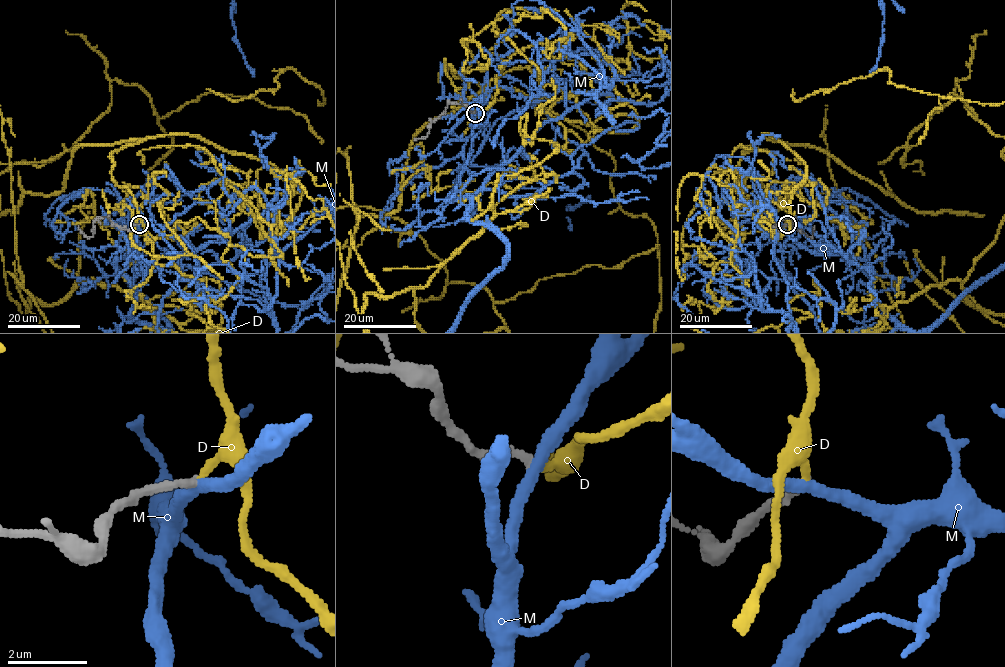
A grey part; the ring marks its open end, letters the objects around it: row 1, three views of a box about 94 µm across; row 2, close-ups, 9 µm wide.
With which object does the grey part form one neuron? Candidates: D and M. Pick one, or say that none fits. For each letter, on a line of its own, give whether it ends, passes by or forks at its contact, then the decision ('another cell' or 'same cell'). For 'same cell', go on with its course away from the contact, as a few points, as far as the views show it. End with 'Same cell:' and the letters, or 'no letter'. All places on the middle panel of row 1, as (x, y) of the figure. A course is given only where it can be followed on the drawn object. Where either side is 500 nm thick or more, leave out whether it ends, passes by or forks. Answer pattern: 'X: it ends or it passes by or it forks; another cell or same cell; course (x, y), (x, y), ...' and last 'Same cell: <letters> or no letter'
D: it ends; same cell; course (475, 113), (447, 64), (480, 87), (414, 137), (402, 204), (358, 221)
M: it passes by; another cell
Same cell: D

